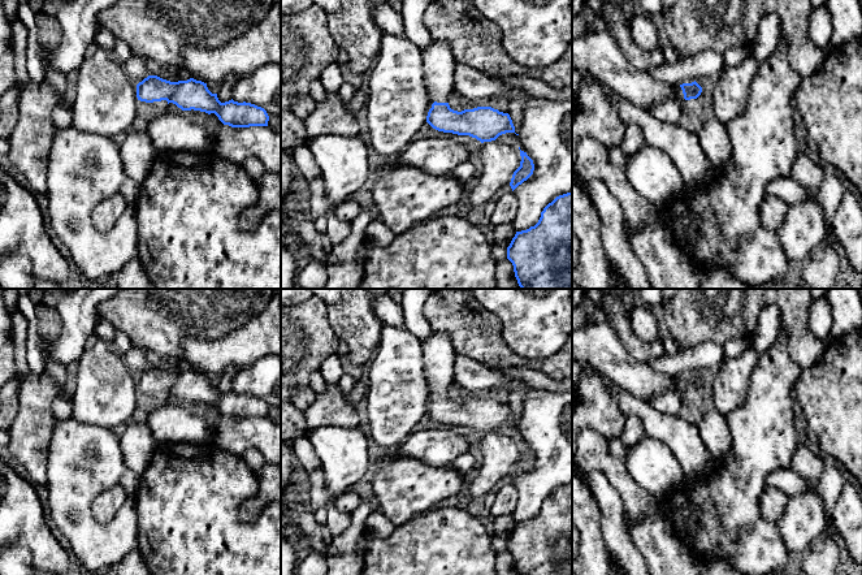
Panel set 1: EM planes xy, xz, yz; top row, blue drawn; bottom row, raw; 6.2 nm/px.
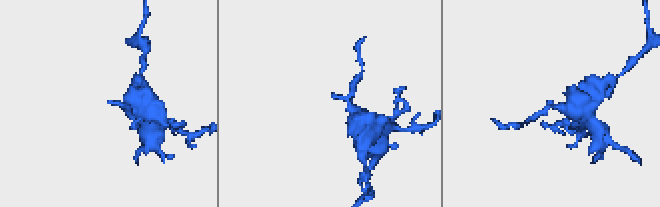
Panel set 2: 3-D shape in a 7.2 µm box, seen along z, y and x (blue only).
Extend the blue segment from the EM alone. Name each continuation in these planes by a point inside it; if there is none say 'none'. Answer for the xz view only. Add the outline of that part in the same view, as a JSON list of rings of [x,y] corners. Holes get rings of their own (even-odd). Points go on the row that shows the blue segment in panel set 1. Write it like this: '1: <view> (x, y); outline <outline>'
1: xz (438, 63); outline [[[432,40],[429,46],[420,51],[430,109],[434,101],[447,103],[450,94],[454,92],[454,70],[456,62],[447,42]]]

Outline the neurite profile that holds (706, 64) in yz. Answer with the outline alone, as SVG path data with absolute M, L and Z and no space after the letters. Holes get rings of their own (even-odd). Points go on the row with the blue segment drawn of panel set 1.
M705 51L693 56L683 57L670 65L663 64L647 70L650 78L667 85L692 83L703 77L718 77L724 69L722 53Z

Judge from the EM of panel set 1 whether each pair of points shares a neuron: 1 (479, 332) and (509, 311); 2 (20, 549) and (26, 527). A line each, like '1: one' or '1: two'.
1: two
2: two

